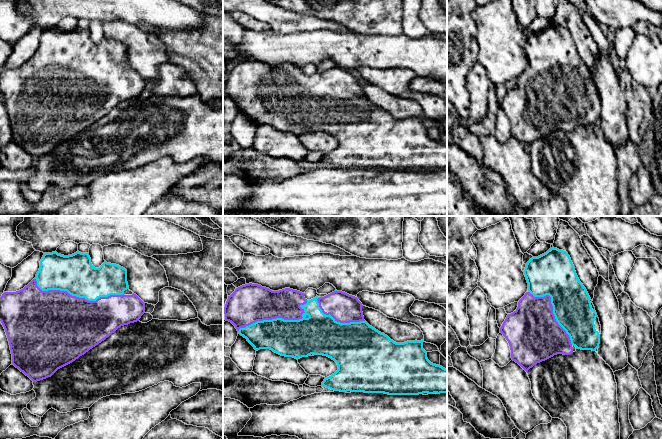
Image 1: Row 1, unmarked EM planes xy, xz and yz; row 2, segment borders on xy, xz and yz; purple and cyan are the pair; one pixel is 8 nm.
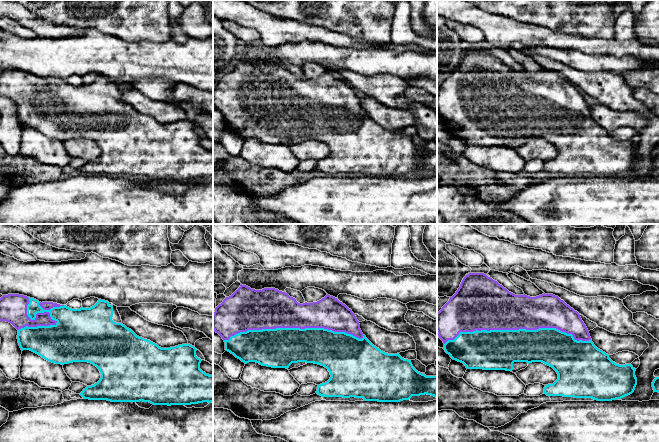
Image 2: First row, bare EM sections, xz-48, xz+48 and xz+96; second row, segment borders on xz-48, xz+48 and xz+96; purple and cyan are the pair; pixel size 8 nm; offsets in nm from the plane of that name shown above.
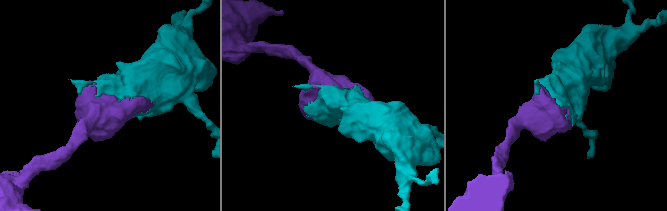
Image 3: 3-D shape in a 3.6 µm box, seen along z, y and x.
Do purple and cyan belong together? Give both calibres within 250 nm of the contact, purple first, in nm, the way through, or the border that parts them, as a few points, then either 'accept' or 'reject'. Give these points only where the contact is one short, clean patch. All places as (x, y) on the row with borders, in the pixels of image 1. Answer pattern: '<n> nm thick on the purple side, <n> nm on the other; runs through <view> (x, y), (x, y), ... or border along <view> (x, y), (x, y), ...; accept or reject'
300 nm thick on the purple side, 300 nm on the other; accept

